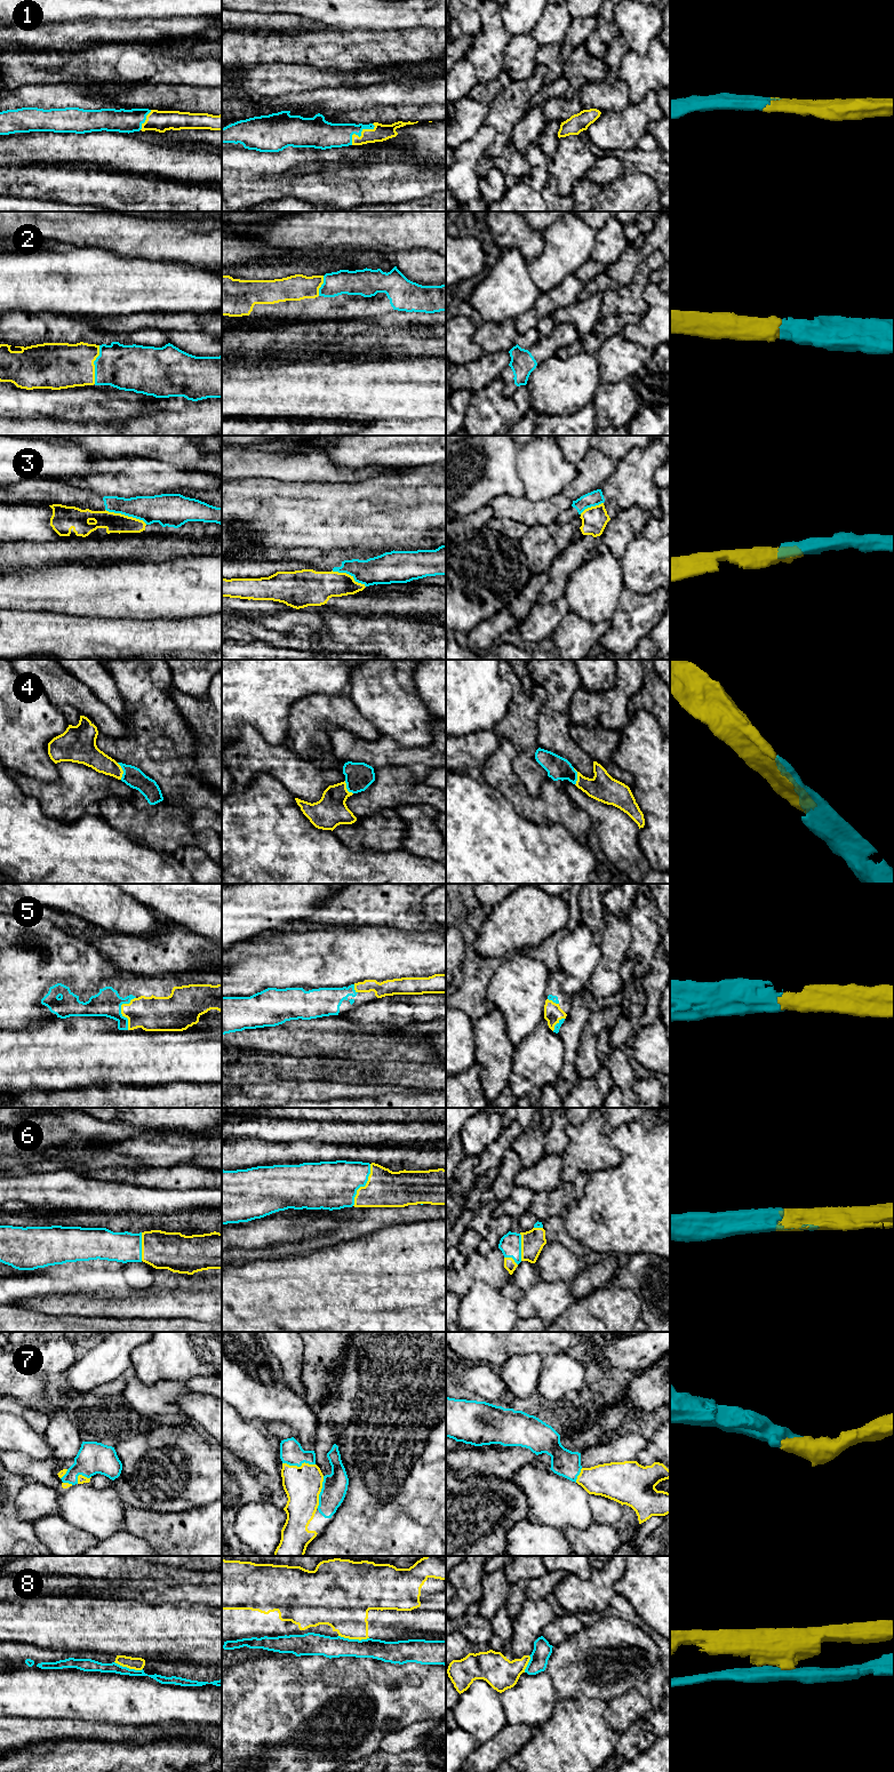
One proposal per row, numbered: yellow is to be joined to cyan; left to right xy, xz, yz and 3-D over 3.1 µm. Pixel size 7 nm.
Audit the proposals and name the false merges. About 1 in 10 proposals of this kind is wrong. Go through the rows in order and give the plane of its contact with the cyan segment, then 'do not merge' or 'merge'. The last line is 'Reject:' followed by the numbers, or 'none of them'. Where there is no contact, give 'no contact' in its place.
1: contact in xz; merge
2: contact in xy; merge
3: contact in xy; do not merge
4: contact in xy; merge
5: contact in xy; merge
6: contact in xz; merge
7: contact in xz; merge
8: contact in xz; do not merge
Reject: 3, 8

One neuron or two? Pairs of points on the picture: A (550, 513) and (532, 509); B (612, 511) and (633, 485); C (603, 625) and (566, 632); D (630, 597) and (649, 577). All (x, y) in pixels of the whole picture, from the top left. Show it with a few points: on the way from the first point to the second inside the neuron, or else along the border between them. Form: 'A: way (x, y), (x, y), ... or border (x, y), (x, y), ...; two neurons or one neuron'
A: way (545, 513), (536, 513); one neuron
B: border (605, 500), (613, 500), (621, 509); two neurons
C: way (593, 632), (575, 632); one neuron
D: border (624, 587), (639, 593), (649, 593), (657, 589); two neurons

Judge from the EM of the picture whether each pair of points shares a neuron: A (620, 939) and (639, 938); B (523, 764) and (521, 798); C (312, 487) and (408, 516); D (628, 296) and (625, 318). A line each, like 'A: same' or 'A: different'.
A: different
B: different
C: same
D: different

